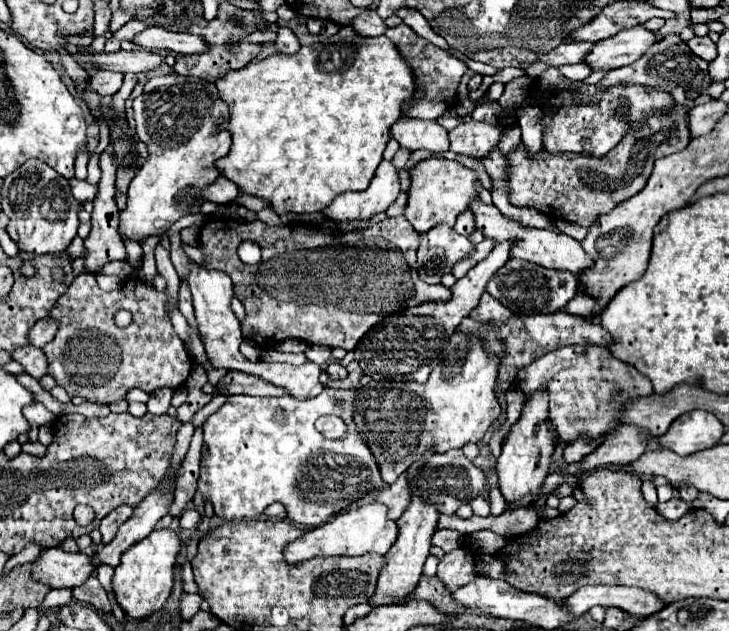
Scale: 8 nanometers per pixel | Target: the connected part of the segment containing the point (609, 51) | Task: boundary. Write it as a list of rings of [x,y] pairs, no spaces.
[[[644,26],[624,28],[612,38],[600,40],[592,52],[586,56],[586,64],[592,70],[614,70],[620,66],[628,66],[636,62],[646,48],[658,42],[660,36],[646,30]]]

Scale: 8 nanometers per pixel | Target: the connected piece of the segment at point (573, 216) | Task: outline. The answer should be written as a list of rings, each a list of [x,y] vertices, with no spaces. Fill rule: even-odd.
[[[674,104],[674,108],[668,112],[652,114],[632,124],[632,130],[622,138],[622,142],[602,158],[570,152],[548,154],[542,150],[536,160],[532,160],[520,146],[508,154],[510,204],[518,208],[534,208],[554,220],[562,218],[586,228],[592,226],[600,214],[610,212],[616,204],[632,198],[646,186],[658,158],[688,146],[690,132],[686,126],[686,112],[686,106]]]

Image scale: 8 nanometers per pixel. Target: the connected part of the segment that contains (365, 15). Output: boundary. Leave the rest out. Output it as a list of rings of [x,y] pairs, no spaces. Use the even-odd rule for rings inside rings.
[[[370,8],[364,10],[360,16],[356,16],[354,22],[352,22],[352,26],[362,36],[382,36],[388,30],[388,26],[376,14],[376,10],[370,10]]]

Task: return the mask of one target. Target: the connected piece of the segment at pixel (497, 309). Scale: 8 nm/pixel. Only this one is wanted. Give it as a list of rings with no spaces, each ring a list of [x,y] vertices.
[[[484,292],[480,298],[480,304],[478,304],[470,316],[475,315],[476,320],[480,322],[508,322],[512,318],[512,312],[502,306],[498,300],[494,300],[488,292]]]

